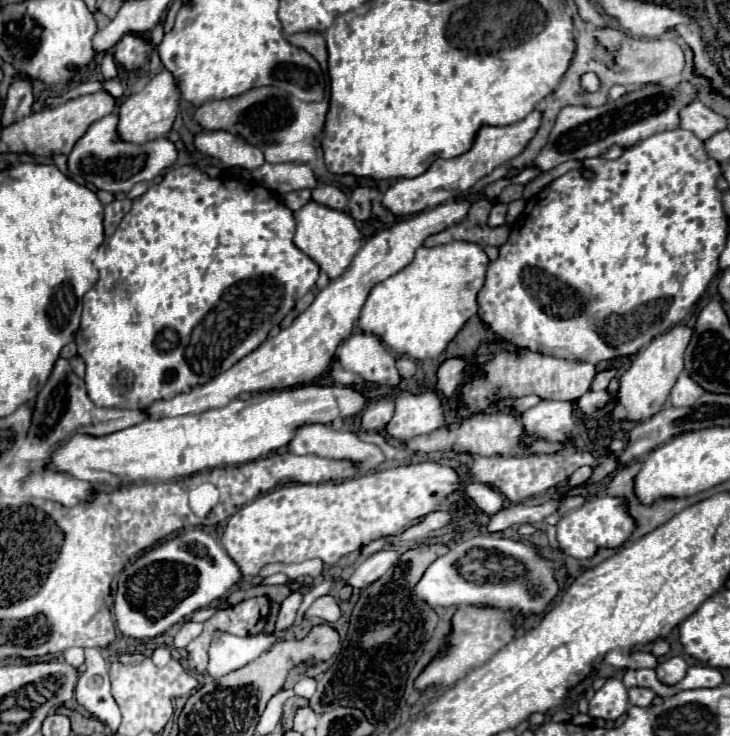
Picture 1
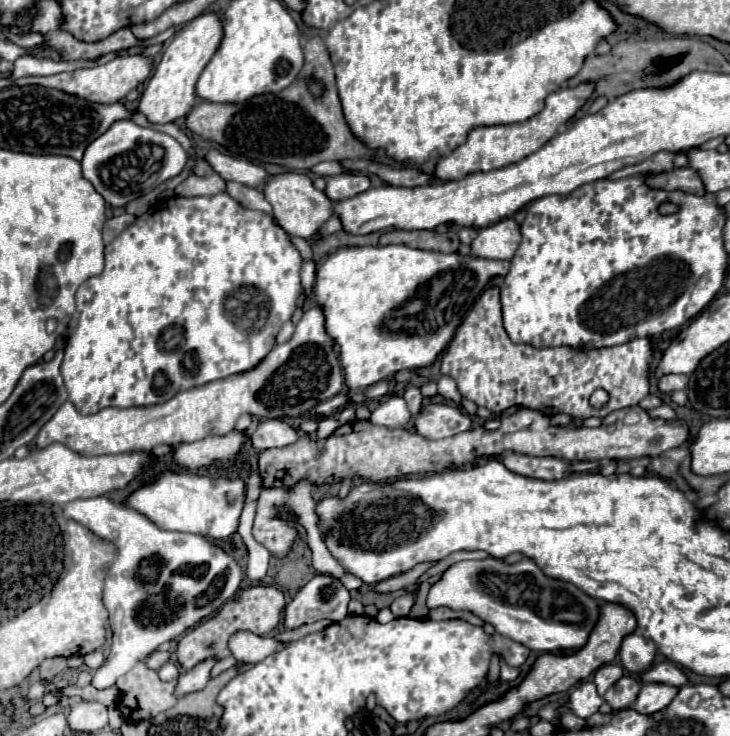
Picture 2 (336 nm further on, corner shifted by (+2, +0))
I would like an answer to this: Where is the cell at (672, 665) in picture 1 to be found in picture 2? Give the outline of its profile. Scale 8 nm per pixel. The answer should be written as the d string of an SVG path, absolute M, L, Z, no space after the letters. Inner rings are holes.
M646 683L642 685L640 693L638 693L638 699L634 703L634 709L638 713L656 713L664 707L670 705L670 701L676 697L678 693L678 687L674 685L662 685L662 683Z

